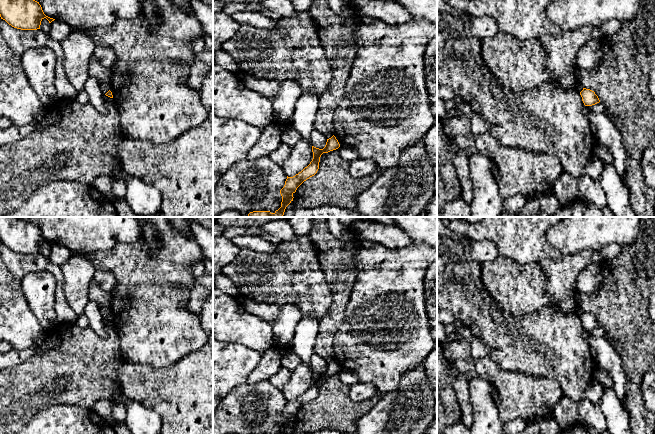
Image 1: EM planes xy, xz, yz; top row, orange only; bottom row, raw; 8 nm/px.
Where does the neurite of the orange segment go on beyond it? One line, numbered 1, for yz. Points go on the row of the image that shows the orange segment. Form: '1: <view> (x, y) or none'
1: none

